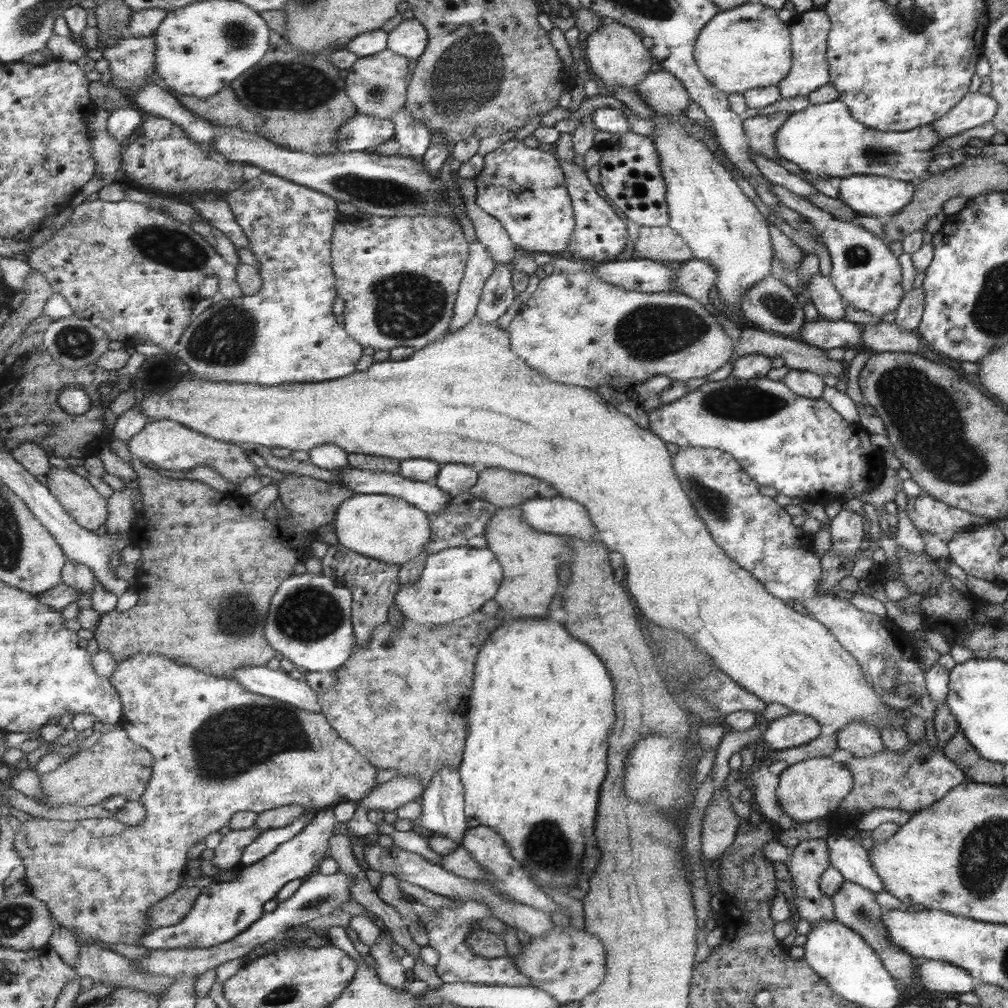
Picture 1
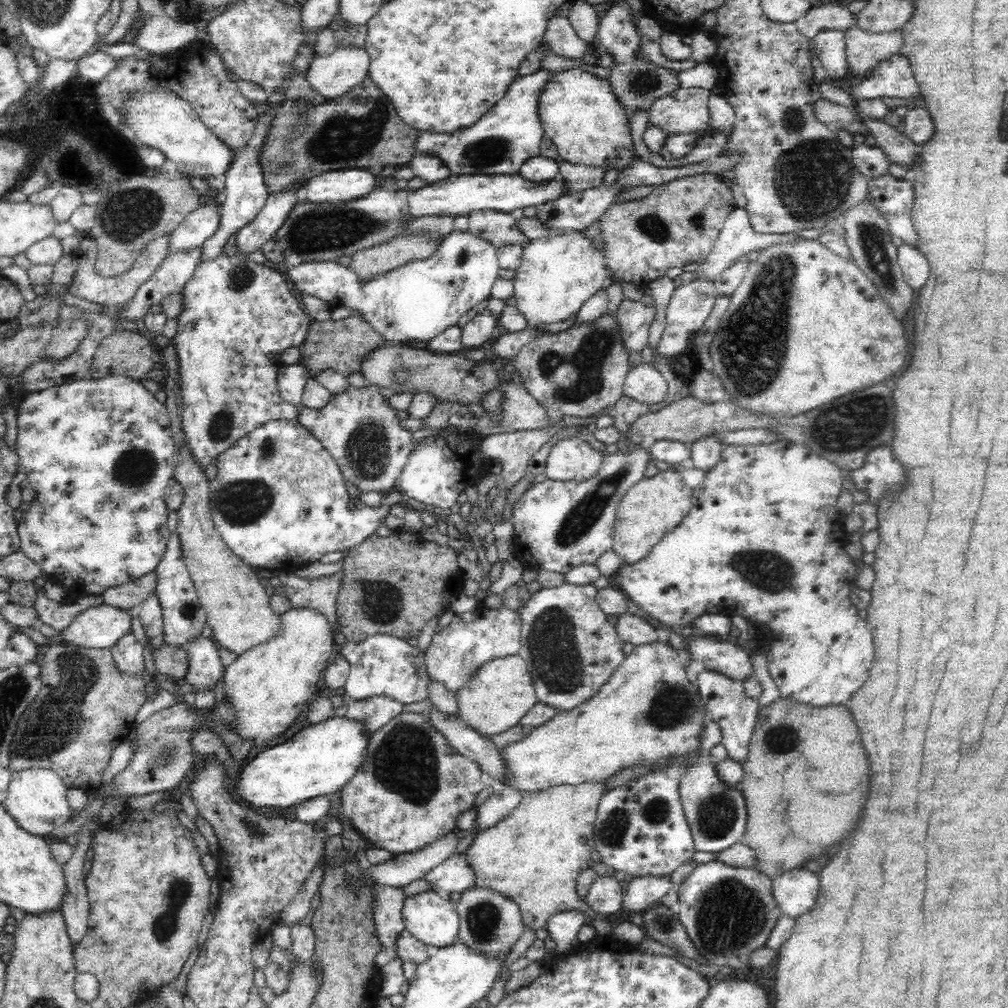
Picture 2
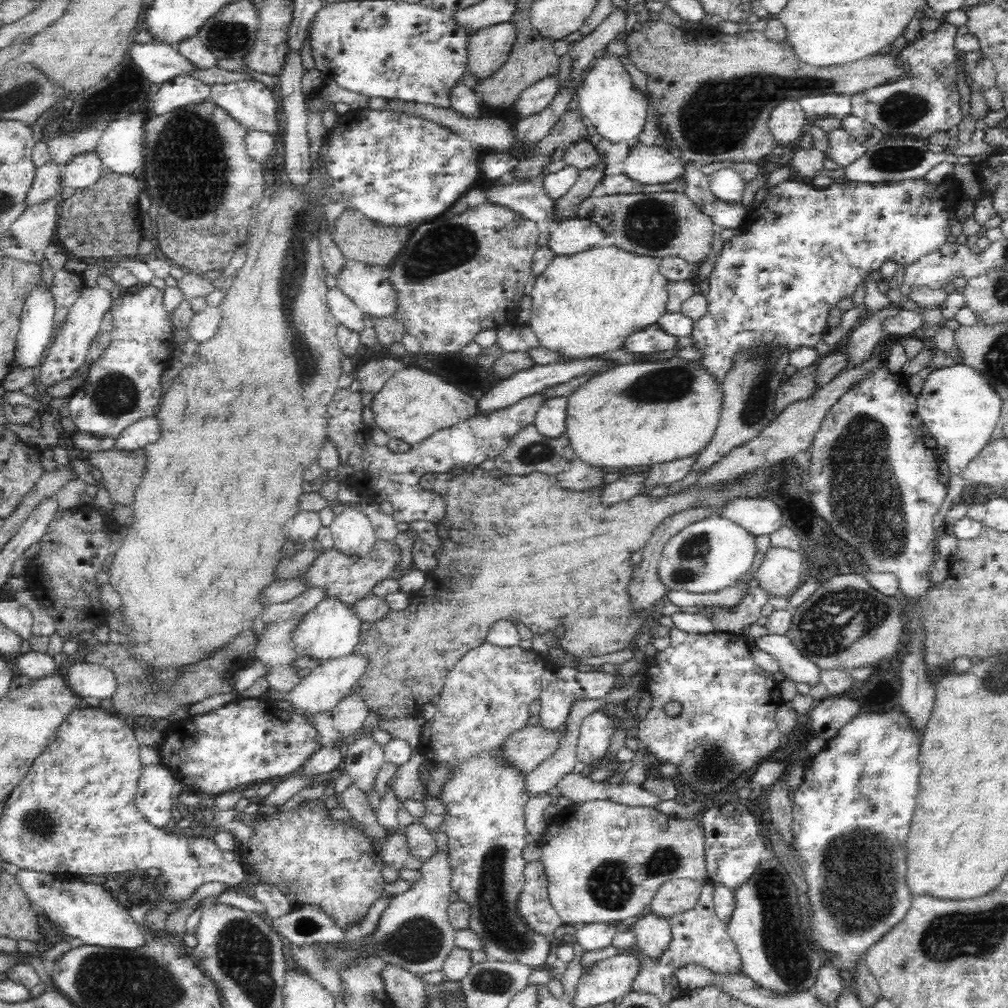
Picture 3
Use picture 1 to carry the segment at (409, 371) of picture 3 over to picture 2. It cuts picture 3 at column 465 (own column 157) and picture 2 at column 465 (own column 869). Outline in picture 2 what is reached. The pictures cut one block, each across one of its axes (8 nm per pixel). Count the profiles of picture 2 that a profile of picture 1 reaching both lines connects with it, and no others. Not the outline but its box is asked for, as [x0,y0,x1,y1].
[458,656,538,738]

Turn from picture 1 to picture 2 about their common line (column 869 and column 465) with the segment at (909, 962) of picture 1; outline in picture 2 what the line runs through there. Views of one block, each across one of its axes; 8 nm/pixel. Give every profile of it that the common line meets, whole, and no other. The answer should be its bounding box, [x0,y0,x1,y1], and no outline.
[456,888,524,958]

